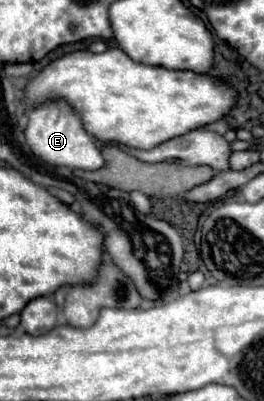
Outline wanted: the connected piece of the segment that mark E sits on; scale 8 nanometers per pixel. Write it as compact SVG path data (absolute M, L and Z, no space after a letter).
M49 99L29 111L29 123L25 129L25 139L33 153L49 163L63 165L69 169L97 169L105 165L105 159L95 143L95 139L85 131L79 115L65 99Z

